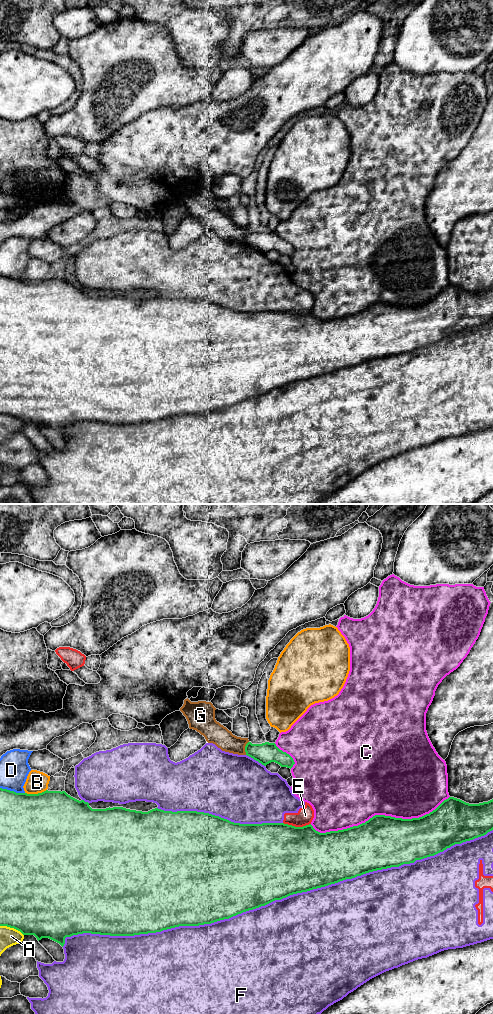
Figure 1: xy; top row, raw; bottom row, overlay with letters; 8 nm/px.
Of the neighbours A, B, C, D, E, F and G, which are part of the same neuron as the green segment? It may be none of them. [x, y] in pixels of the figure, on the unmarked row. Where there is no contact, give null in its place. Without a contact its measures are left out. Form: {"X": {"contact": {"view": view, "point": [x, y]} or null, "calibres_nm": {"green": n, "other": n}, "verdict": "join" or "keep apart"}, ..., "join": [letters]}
{"A": {"contact": {"view": "xy", "point": [12, 415]}, "calibres_nm": {"green": 500, "other": 140}, "verdict": "keep apart"}, "B": {"contact": {"view": "xy", "point": [35, 282]}, "calibres_nm": {"green": 500, "other": 180}, "verdict": "keep apart"}, "C": {"contact": {"view": "xy", "point": [379, 303]}, "calibres_nm": {"green": 420, "other": 500}, "verdict": "keep apart"}, "D": {"contact": {"view": "xy", "point": [12, 279]}, "calibres_nm": {"green": 420, "other": 240}, "verdict": "keep apart"}, "E": {"contact": {"view": "xy", "point": [297, 315]}, "calibres_nm": {"green": 500, "other": 130}, "verdict": "keep apart"}, "F": {"contact": {"view": "xy", "point": [274, 388]}, "calibres_nm": {"green": 500, "other": 480}, "verdict": "keep apart"}, "G": {"contact": {"view": "xy", "point": [245, 236]}, "calibres_nm": {"green": 170, "other": 160}, "verdict": "keep apart"}, "join": []}

